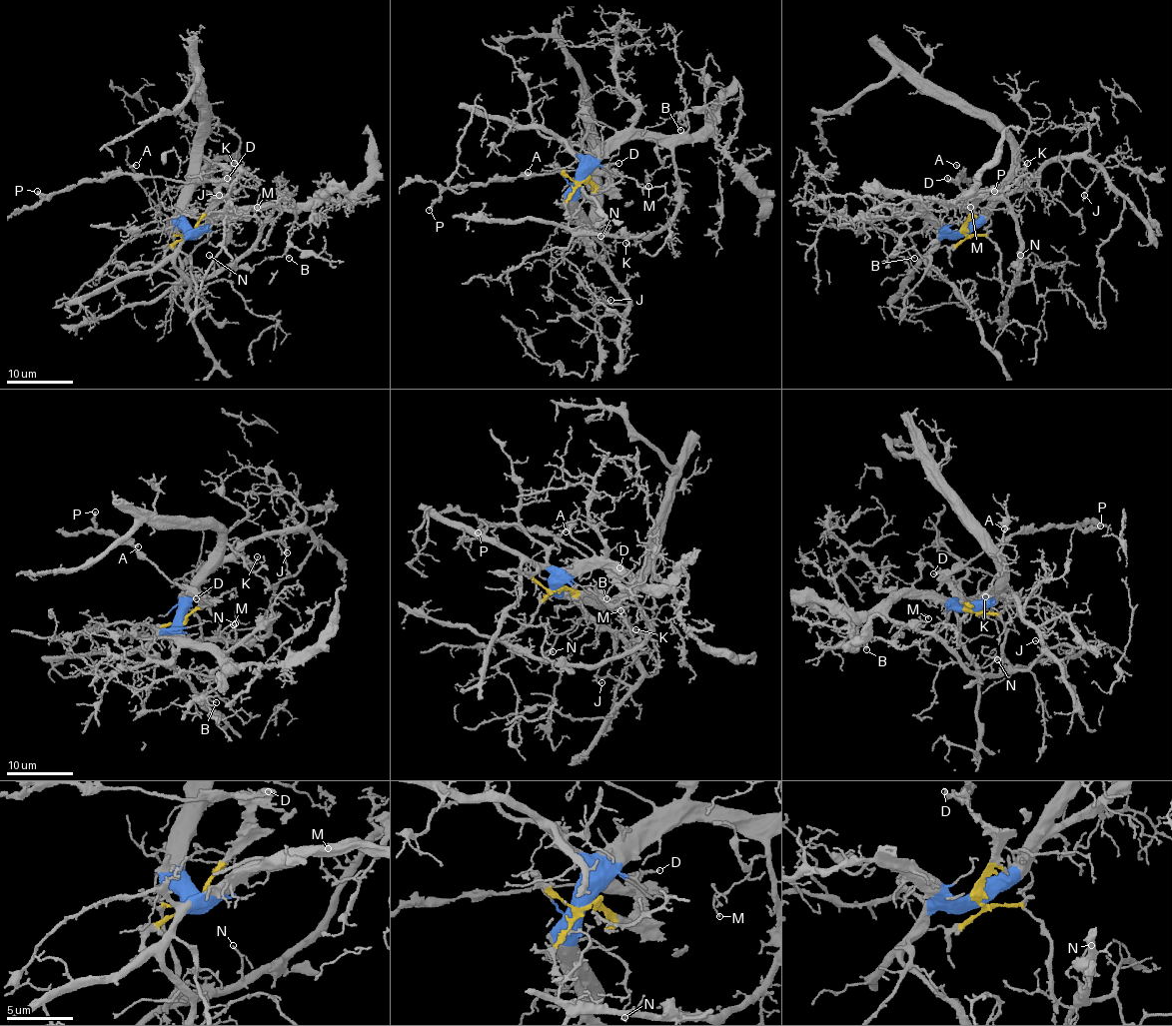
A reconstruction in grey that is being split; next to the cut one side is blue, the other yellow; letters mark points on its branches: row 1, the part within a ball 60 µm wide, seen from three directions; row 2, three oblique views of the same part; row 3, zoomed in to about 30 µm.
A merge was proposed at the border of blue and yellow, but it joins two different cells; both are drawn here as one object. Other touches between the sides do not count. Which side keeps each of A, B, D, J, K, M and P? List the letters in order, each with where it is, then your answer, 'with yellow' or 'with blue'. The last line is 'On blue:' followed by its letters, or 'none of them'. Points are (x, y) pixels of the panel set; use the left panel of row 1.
A: (136, 165) | with yellow
B: (289, 258) | with blue
D: (227, 178) | with yellow
J: (219, 195) | with blue
K: (234, 163) | with blue
M: (257, 207) | with blue
P: (37, 191) | with yellow
On blue: B, J, K, M

